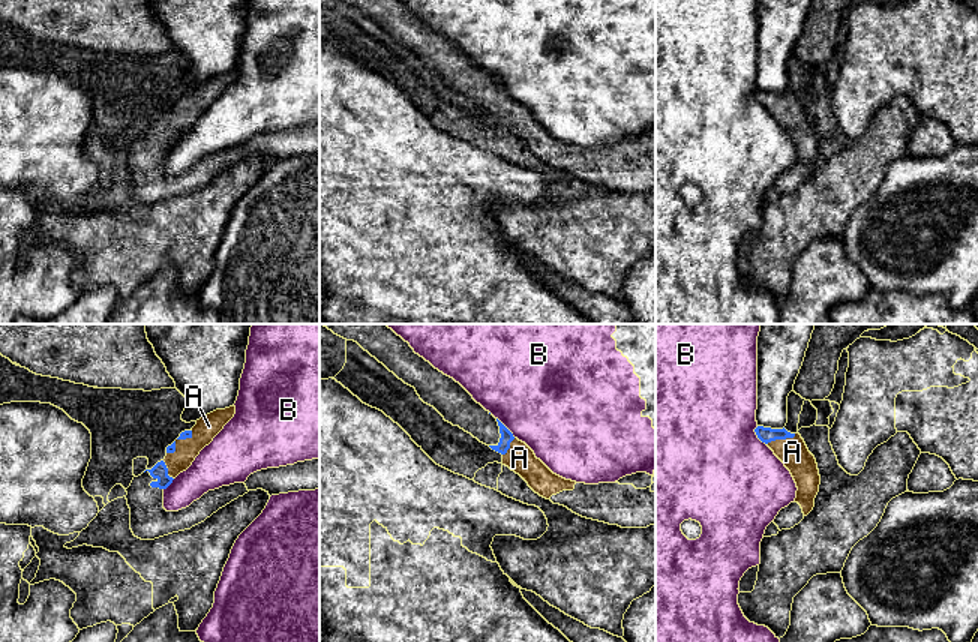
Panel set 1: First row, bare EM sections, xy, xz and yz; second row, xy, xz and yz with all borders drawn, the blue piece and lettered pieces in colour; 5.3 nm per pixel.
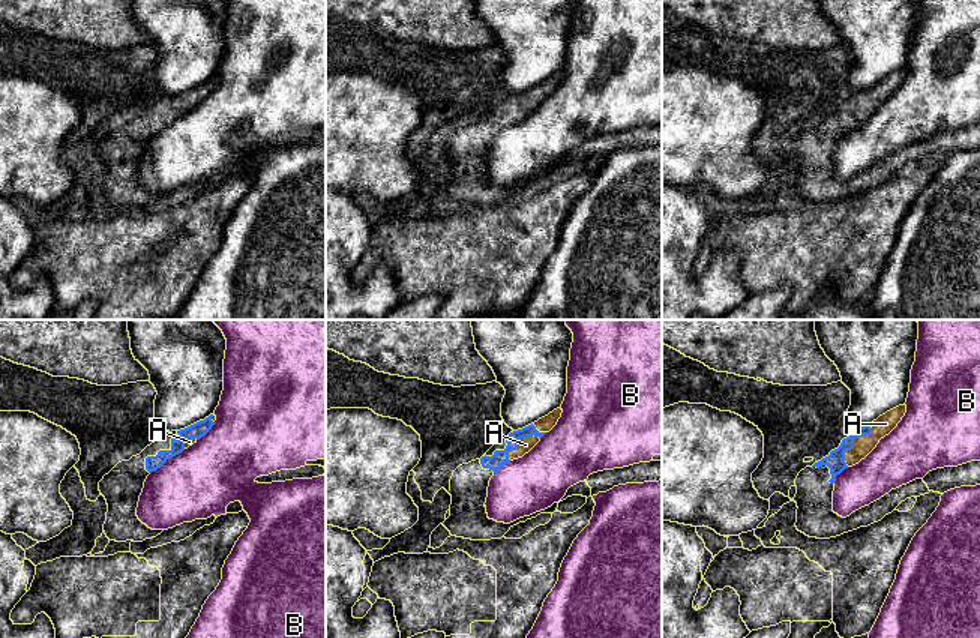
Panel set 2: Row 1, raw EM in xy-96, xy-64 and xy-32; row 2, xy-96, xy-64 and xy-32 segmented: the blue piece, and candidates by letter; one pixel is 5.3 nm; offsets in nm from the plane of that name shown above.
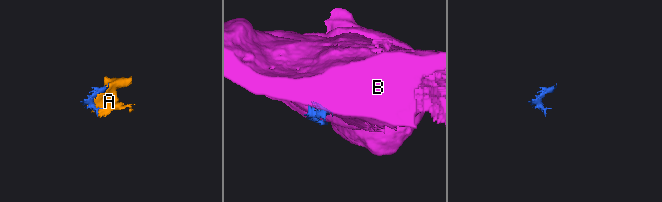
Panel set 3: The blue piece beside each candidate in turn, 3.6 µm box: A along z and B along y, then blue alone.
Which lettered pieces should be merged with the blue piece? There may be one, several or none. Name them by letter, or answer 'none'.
A

